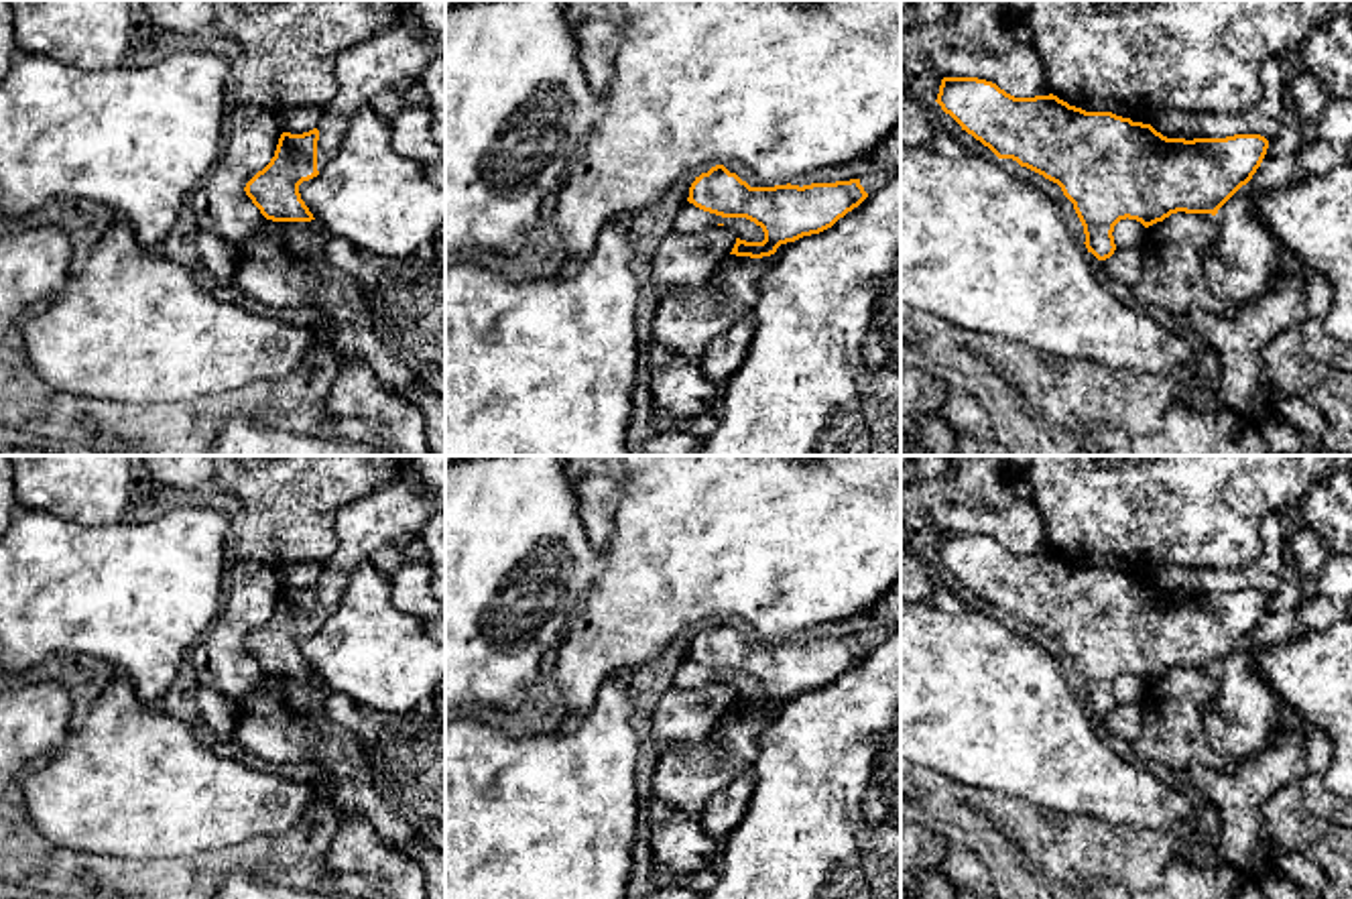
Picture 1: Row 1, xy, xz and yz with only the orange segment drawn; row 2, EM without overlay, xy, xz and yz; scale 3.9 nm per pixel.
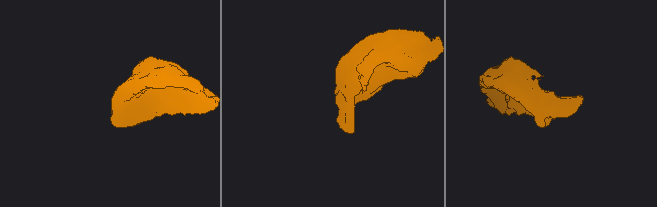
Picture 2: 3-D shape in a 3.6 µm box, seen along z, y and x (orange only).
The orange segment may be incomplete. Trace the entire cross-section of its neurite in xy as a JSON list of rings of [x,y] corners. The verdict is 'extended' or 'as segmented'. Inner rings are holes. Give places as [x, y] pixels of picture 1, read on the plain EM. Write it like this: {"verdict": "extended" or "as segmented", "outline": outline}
{"verdict": "extended", "outline": [[[403,478],[356,498],[335,513],[335,553],[319,565],[317,582],[303,590],[283,588],[270,618],[244,643],[272,677],[315,675],[299,641],[319,631],[342,600],[344,586],[370,553],[396,545],[407,549],[435,511],[445,508],[445,490],[423,494]]]}

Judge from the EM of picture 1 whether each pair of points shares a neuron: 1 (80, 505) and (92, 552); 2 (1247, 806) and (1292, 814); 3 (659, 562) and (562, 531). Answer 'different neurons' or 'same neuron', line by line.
1: different neurons
2: different neurons
3: different neurons

